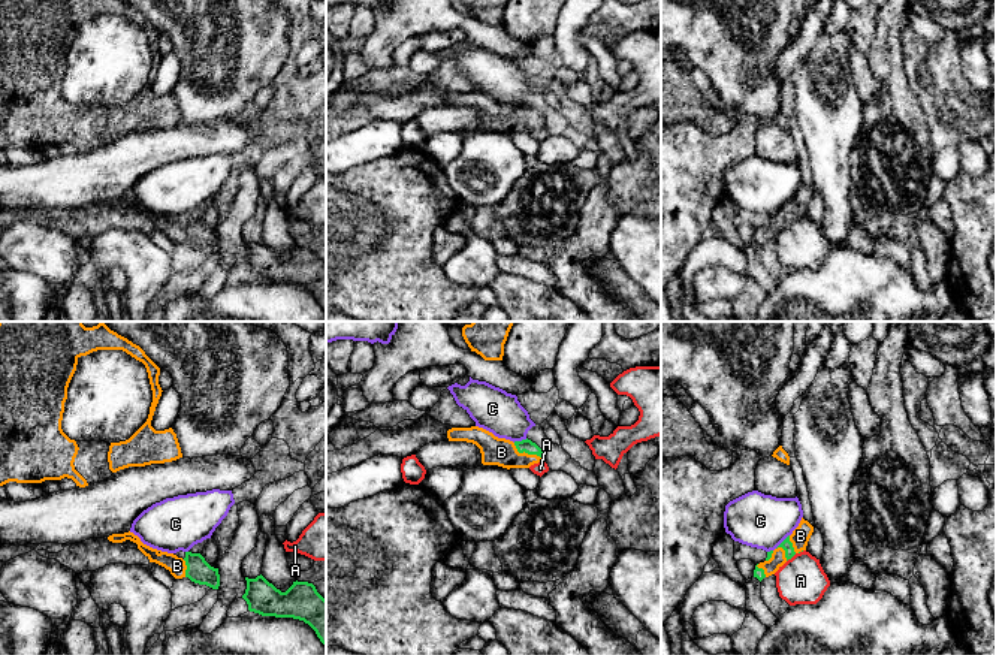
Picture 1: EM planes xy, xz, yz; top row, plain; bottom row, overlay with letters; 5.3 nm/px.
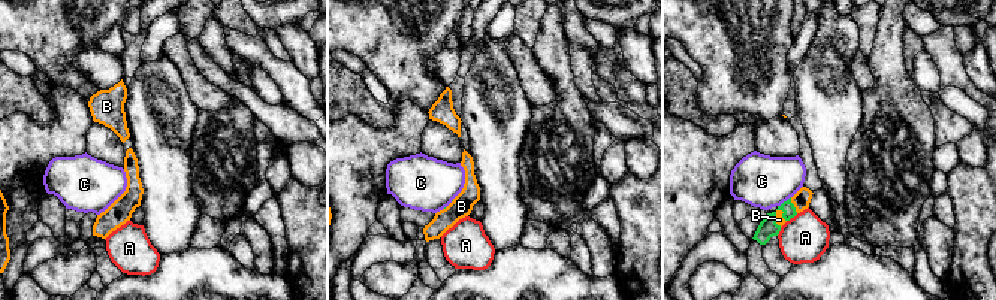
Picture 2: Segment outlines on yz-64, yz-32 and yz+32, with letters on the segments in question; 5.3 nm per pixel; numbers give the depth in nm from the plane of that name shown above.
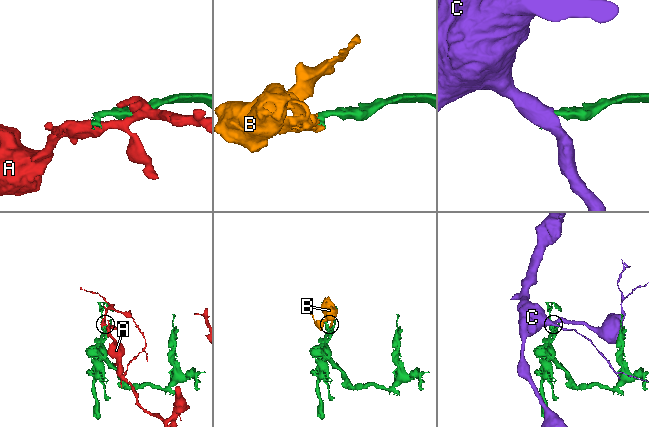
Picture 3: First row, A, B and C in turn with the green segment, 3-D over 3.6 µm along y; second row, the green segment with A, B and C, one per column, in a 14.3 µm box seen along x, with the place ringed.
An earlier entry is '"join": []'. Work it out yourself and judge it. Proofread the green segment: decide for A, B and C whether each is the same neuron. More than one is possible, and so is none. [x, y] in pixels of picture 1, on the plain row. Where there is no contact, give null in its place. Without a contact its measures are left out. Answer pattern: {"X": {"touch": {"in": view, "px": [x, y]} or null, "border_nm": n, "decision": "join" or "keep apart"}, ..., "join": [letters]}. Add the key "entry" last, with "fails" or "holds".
{"A": {"touch": {"in": "yz", "px": [791, 222]}, "border_nm": 70, "decision": "keep apart"}, "B": {"touch": {"in": "xz", "px": [527, 117]}, "border_nm": 180, "decision": "join"}, "C": {"touch": {"in": "yz", "px": [782, 207]}, "border_nm": 110, "decision": "keep apart"}, "join": ["B"], "entry": "fails"}

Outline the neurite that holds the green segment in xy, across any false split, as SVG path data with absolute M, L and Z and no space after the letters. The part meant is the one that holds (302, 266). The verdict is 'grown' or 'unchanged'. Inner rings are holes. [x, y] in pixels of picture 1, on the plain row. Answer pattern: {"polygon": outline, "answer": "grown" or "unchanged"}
{"polygon": "M262 239L247 245L242 263L248 275L262 281L293 283L308 289L326 311L326 265L308 247L293 247L281 257Z", "answer": "unchanged"}

